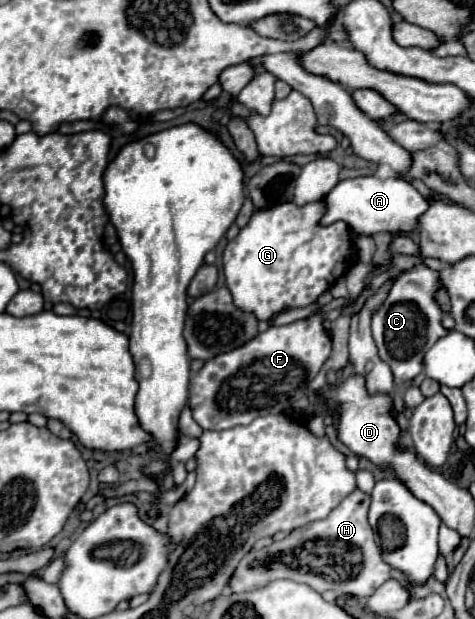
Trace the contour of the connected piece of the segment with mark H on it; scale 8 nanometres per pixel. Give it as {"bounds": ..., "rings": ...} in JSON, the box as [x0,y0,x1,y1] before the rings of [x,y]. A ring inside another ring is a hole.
{"bounds":[230,489,392,599],"rings":[[[356,489],[352,495],[348,495],[326,519],[312,521],[306,527],[294,529],[288,533],[282,541],[272,543],[266,549],[250,551],[234,571],[230,579],[230,587],[234,593],[246,593],[260,587],[266,587],[270,581],[276,579],[294,579],[298,583],[306,583],[318,593],[324,593],[328,589],[336,593],[348,593],[358,599],[370,597],[374,589],[378,589],[382,583],[390,579],[392,567],[382,561],[382,549],[376,542],[375,535],[368,525],[368,507],[370,507],[370,495]],[[290,565],[346,565],[346,569],[338,571],[338,577],[326,577],[316,571],[300,571]]]}

